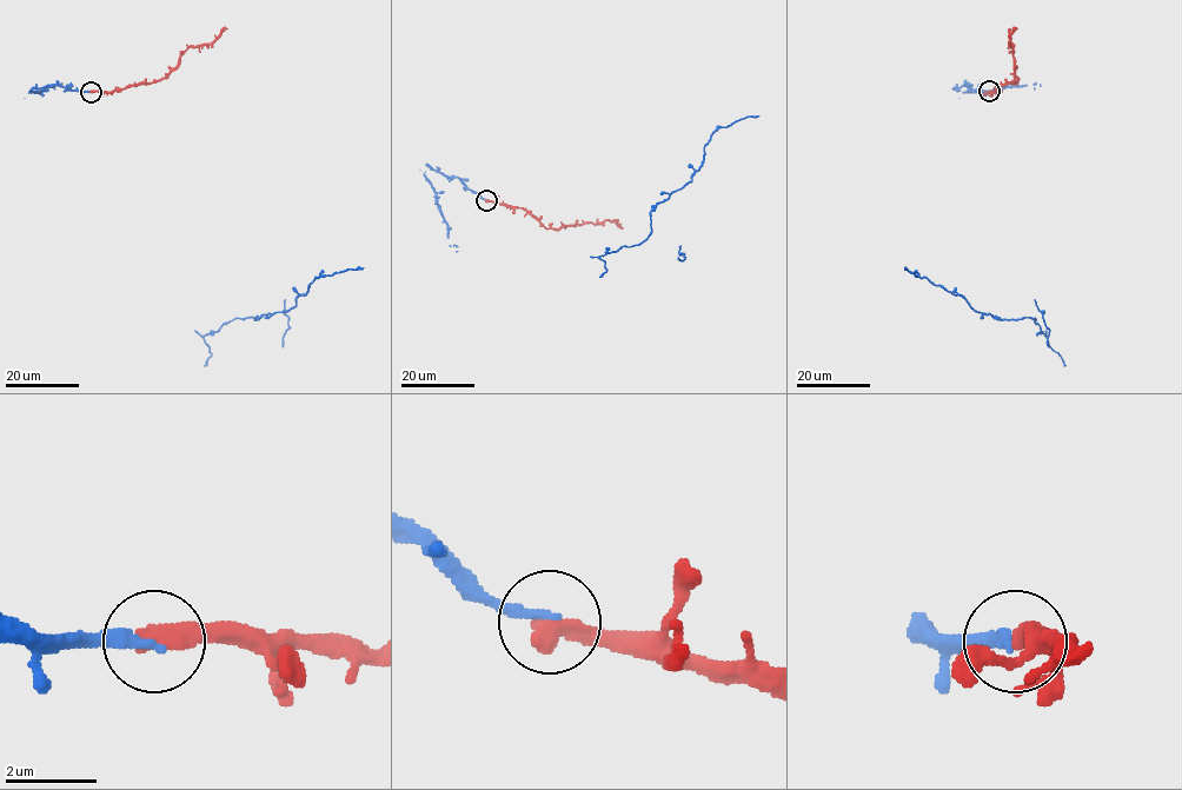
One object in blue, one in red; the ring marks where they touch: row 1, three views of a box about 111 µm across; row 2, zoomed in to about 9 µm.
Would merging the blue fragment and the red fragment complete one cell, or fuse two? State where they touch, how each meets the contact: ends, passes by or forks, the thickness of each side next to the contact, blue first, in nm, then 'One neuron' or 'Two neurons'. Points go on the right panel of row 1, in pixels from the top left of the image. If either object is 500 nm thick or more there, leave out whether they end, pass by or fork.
Place: (989, 91). Thickness 240 nm (blue) against 550 nm. One neuron

